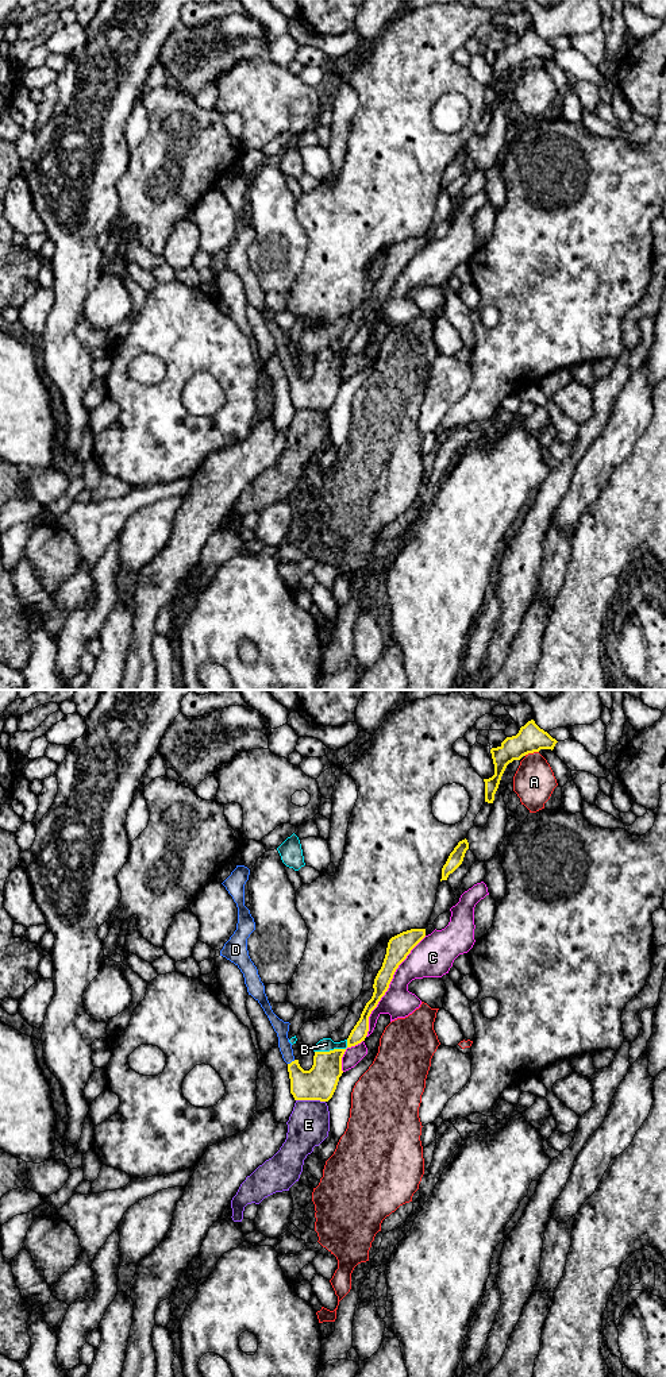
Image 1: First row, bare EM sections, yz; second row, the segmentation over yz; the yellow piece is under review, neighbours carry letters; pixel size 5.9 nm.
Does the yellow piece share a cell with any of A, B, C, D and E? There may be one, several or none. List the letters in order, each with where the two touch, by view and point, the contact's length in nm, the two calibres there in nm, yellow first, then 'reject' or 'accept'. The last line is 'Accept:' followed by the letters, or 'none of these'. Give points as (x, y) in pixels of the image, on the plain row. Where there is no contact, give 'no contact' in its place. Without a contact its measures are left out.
A: yz (531, 61) | 90 nm | 160/260 nm | reject
B: yz (334, 358) | 220 nm | 200/80 nm | reject
C: yz (388, 294) | 700 nm | 140/180 nm | reject
D: yz (292, 370) | 50 nm | 200/90 nm | accept
E: yz (311, 408) | 180 nm | 200/240 nm | reject
Accept: D

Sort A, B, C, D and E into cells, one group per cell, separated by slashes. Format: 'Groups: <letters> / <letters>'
Groups: A / B / C / D / E

